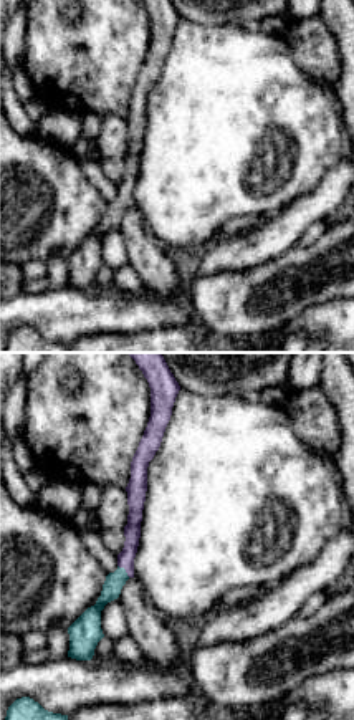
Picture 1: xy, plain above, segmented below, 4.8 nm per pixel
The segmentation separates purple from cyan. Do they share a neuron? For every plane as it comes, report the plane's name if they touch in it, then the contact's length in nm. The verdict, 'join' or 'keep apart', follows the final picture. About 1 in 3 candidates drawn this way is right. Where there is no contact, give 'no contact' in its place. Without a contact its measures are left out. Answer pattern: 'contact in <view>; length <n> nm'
contact in xy; length 90 nm

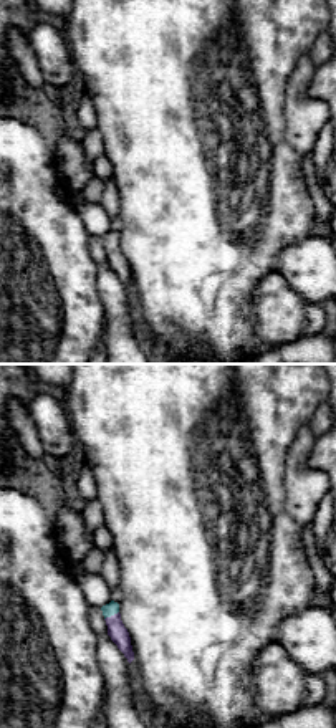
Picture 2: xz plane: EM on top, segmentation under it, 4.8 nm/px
contact in xz; length 80 nm

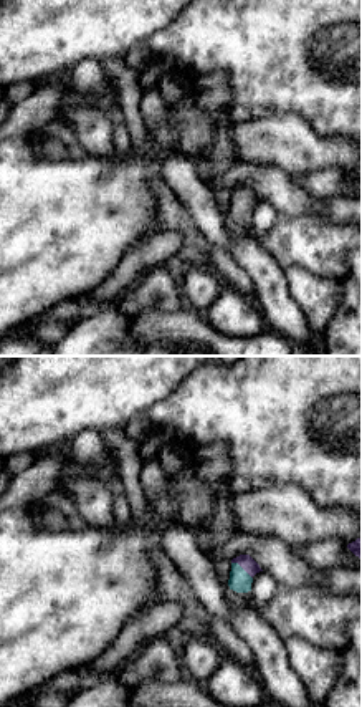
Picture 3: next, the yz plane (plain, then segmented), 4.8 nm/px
contact in yz; length 130 nm

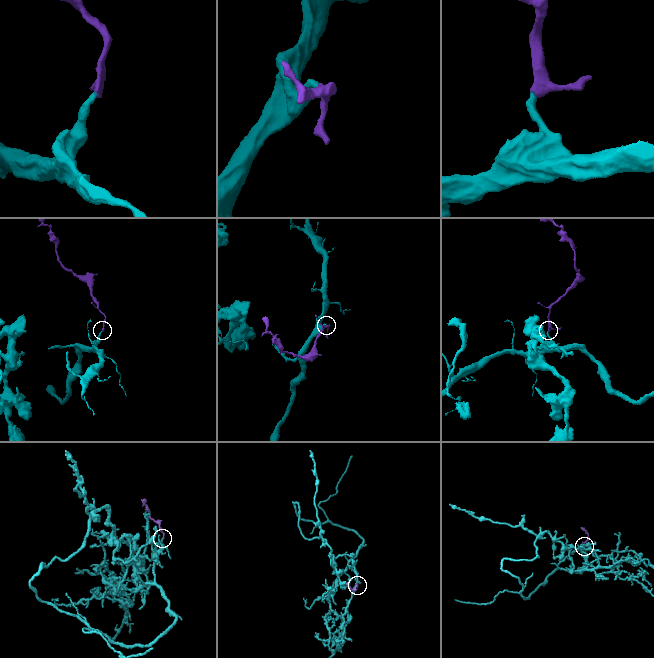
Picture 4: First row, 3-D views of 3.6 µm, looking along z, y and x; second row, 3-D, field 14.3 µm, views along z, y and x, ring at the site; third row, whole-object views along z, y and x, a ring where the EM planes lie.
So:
join

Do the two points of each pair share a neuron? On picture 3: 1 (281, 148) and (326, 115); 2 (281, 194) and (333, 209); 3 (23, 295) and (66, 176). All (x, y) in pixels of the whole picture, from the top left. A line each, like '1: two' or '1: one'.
1: two
2: one
3: one

